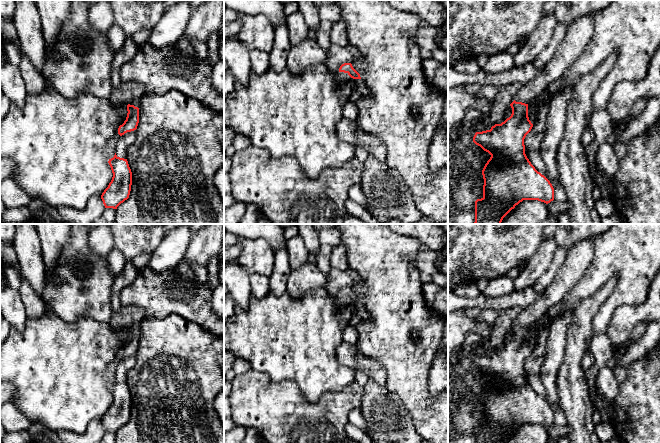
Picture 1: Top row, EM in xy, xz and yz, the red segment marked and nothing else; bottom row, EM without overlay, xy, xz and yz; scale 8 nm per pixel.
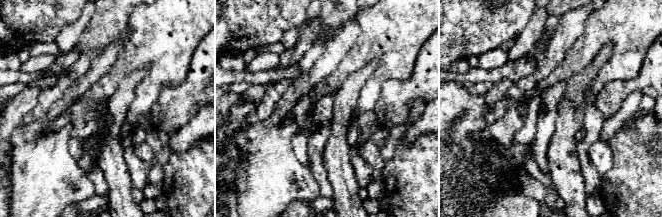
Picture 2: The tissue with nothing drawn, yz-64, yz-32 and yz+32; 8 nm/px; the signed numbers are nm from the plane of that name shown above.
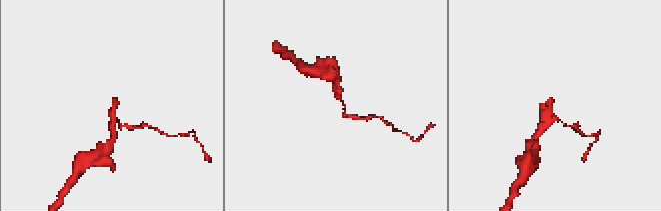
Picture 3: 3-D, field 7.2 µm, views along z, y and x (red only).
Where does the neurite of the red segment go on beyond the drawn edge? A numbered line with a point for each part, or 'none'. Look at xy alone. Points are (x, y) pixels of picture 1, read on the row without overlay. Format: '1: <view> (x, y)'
1: xy (126, 317)

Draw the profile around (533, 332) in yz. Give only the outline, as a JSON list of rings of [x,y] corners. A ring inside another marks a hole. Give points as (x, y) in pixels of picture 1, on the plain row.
[[[545,317],[542,321],[537,322],[531,328],[528,329],[528,341],[532,348],[536,346],[537,336],[540,329],[545,323],[550,324],[551,318]]]

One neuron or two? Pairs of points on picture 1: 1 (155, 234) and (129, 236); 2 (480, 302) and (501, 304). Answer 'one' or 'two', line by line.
1: one
2: one

